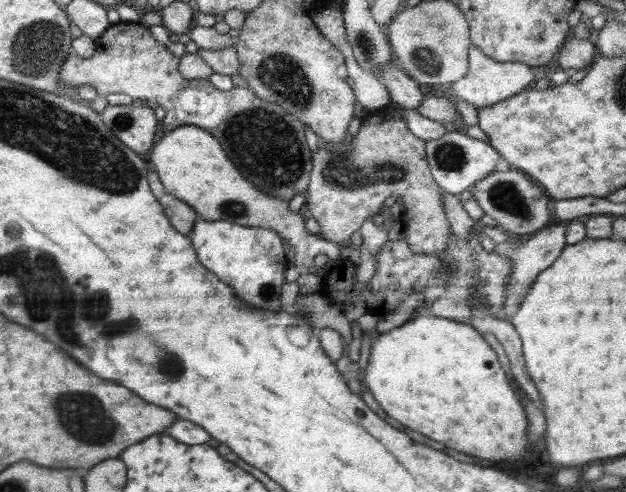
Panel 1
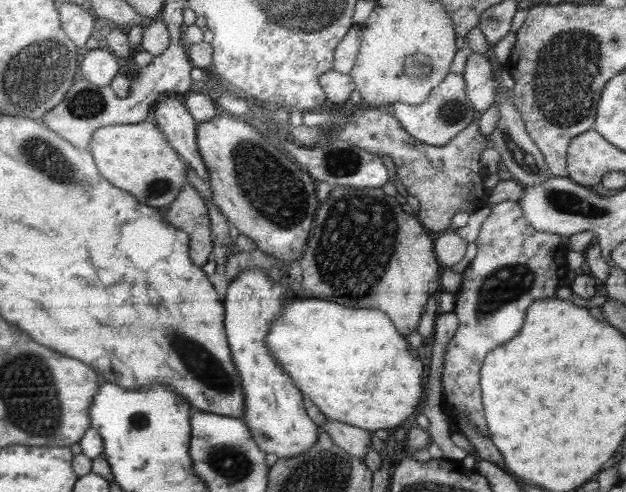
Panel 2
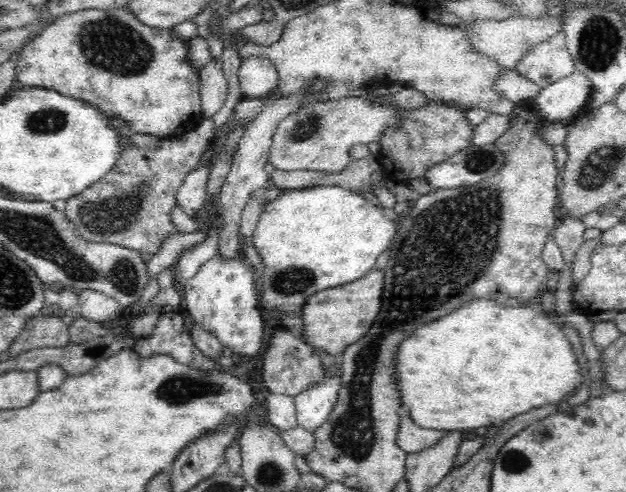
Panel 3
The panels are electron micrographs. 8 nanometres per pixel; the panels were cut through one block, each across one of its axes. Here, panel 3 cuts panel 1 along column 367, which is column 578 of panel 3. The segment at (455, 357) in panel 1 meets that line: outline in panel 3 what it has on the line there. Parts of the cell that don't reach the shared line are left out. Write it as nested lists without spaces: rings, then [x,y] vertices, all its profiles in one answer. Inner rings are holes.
[[[476,299],[474,302],[470,302],[468,306],[462,306],[460,310],[454,310],[452,314],[446,314],[444,318],[438,318],[436,322],[420,326],[420,330],[416,330],[416,334],[412,334],[412,338],[406,338],[400,344],[400,350],[398,350],[398,356],[396,356],[395,380],[400,392],[401,406],[405,406],[408,409],[409,417],[422,428],[462,431],[463,429],[482,428],[482,426],[486,428],[492,425],[500,427],[504,424],[502,420],[508,420],[508,418],[518,416],[518,414],[524,414],[524,412],[528,412],[532,408],[568,400],[580,387],[582,375],[570,342],[562,333],[562,329],[552,322],[551,314],[551,311],[538,312],[521,305],[498,304],[496,301]]]

